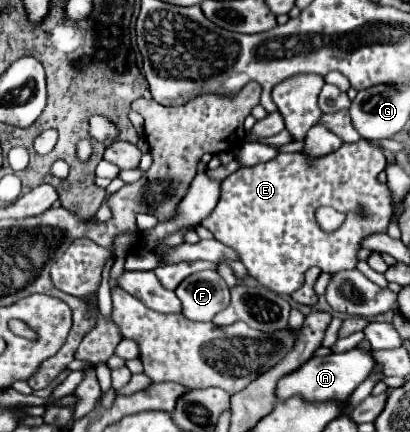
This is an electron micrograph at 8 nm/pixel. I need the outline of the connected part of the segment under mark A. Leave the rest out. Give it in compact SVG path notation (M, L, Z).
M358 347L350 349L346 353L332 353L328 357L312 357L298 371L294 371L294 373L290 373L278 381L276 395L278 395L278 399L302 395L308 401L330 401L330 399L344 401L368 377L374 363L376 361L372 357L372 351L360 351Z

